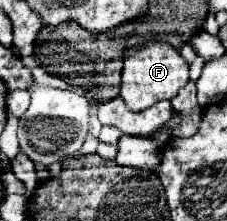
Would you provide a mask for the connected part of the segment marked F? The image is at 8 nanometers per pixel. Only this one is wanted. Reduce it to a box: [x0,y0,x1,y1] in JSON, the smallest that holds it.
[119,41,189,111]

